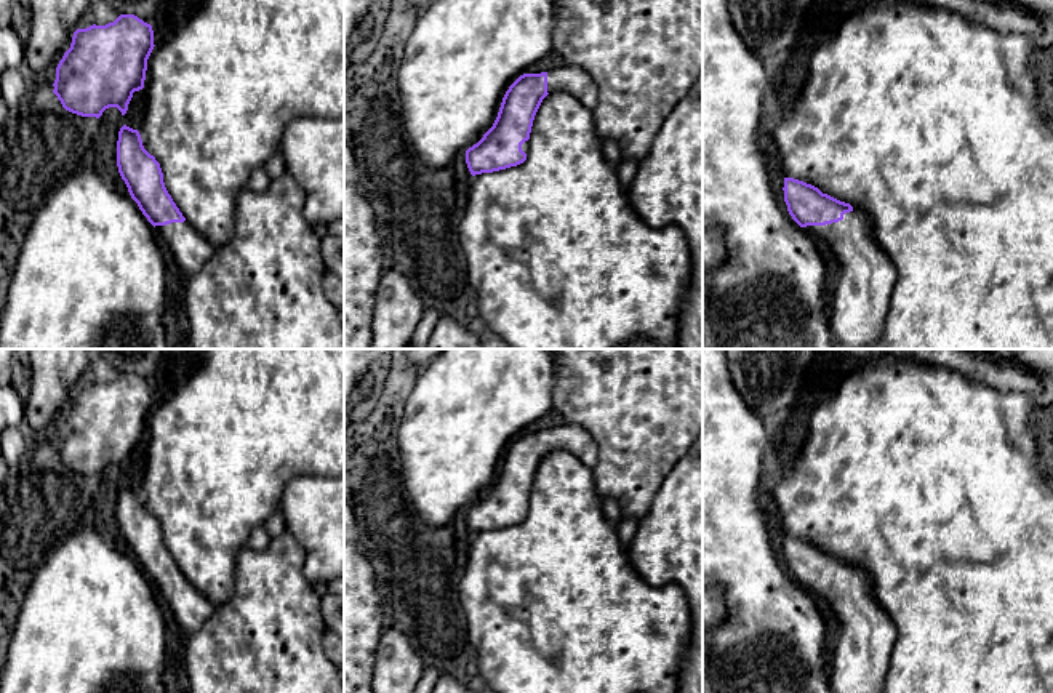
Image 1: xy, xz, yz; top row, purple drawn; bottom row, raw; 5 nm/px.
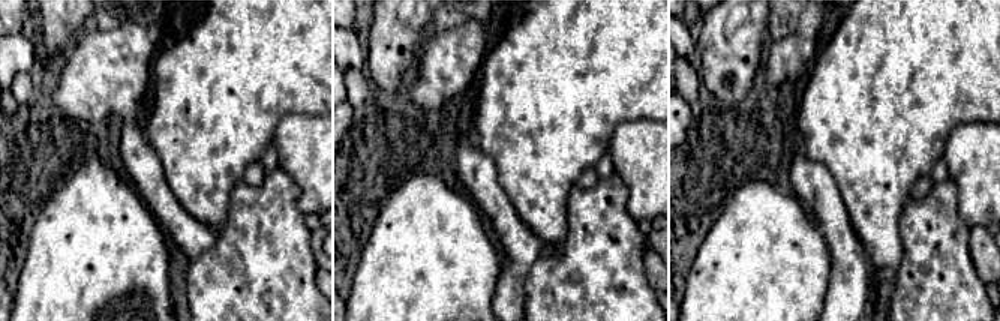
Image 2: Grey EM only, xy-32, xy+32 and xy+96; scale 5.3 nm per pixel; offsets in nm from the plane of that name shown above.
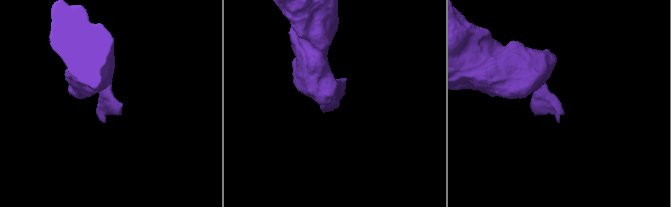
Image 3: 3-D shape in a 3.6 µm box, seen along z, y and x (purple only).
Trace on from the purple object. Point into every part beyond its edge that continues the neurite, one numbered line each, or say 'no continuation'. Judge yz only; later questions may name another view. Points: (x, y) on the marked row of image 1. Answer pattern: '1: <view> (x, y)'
1: yz (863, 295)

